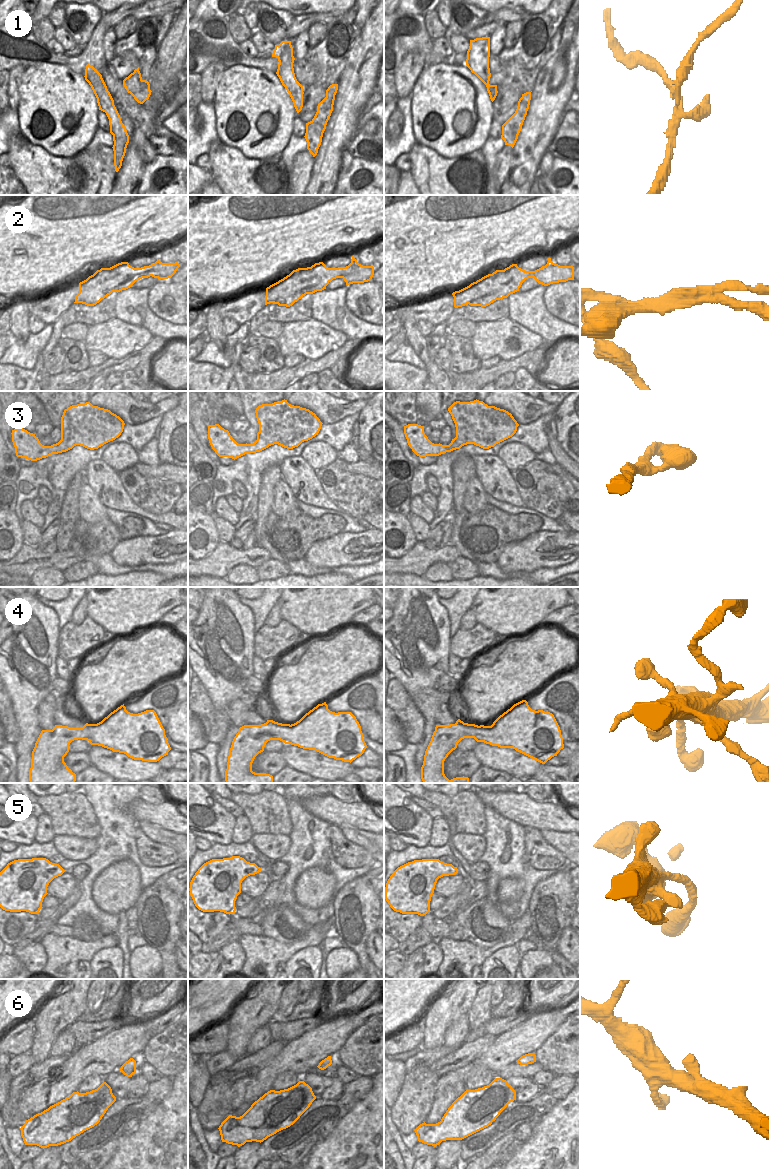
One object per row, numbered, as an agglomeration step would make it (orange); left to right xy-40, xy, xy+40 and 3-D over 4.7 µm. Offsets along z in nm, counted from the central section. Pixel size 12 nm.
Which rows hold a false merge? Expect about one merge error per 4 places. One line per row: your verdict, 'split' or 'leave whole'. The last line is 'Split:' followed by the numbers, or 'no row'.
1: split
2: split
3: leave whole
4: leave whole
5: leave whole
6: leave whole
Split: 1, 2

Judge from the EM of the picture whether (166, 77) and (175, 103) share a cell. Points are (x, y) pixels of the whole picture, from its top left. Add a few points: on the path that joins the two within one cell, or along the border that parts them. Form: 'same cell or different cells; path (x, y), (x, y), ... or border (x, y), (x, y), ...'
different cells; border (177, 77), (173, 84), (159, 84), (152, 91)

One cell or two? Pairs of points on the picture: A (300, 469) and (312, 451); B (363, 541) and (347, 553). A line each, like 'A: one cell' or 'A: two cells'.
A: two cells
B: one cell

